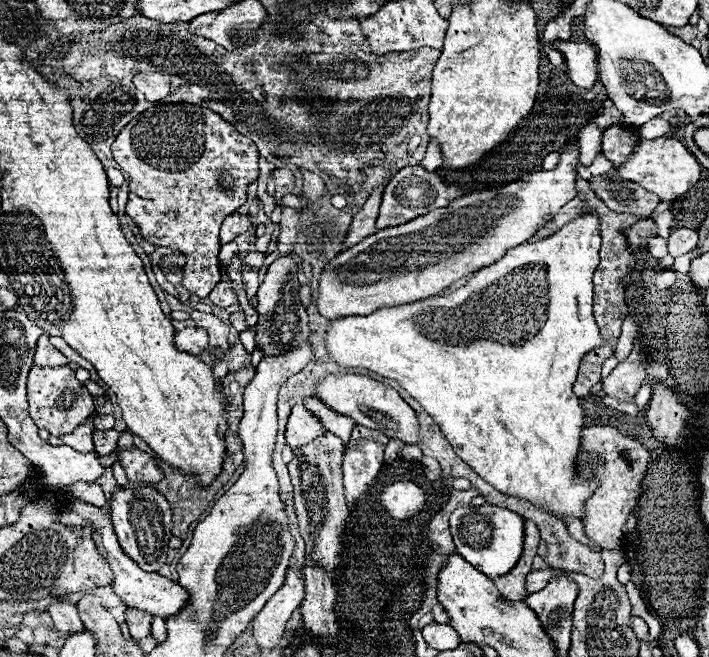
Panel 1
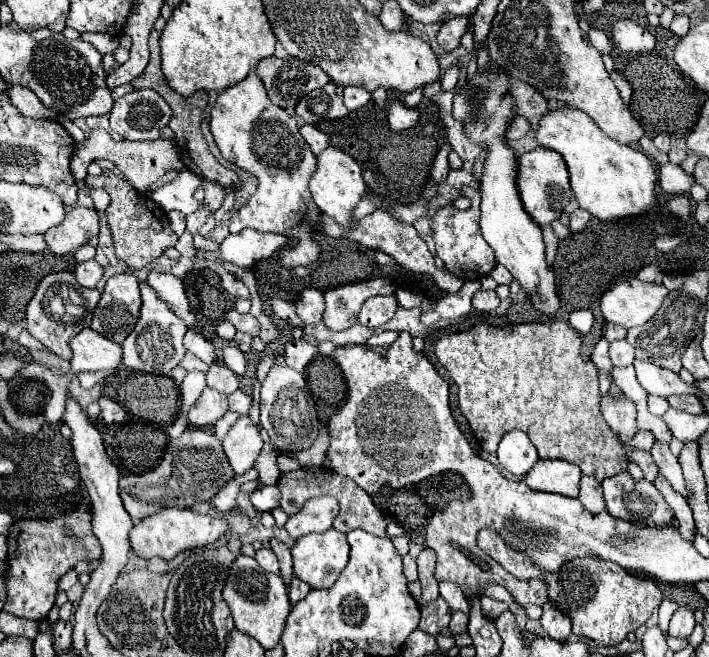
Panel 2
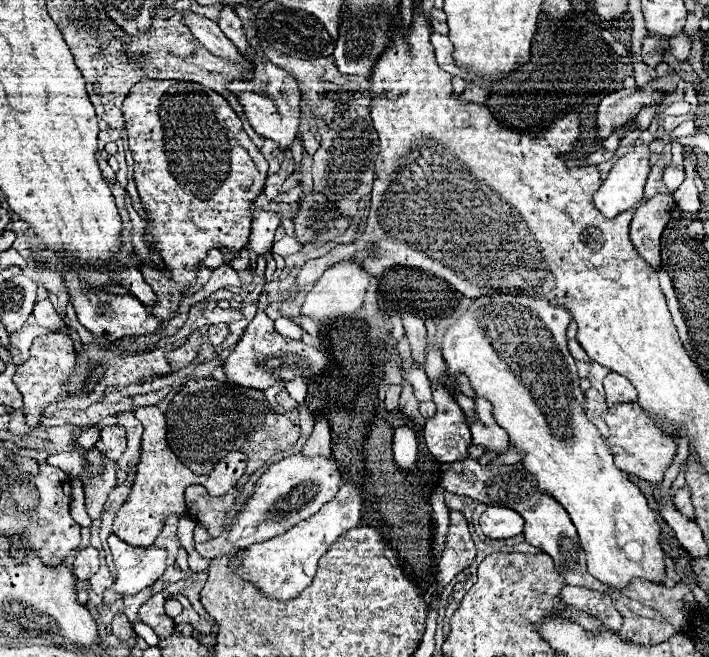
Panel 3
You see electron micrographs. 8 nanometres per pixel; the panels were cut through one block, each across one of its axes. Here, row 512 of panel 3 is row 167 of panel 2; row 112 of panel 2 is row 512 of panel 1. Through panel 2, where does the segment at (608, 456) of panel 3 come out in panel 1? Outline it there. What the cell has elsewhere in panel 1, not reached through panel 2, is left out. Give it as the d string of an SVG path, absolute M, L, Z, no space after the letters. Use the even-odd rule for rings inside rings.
M582 212L568 224L564 224L556 234L550 238L544 238L534 244L520 244L510 248L498 262L478 270L466 286L458 288L452 294L446 296L430 296L418 302L400 304L400 306L388 306L380 308L368 316L346 316L332 322L328 334L326 334L326 348L330 358L334 358L342 366L360 366L368 368L380 376L386 376L390 380L396 380L416 402L422 404L422 408L438 422L442 434L452 444L454 452L488 484L492 484L496 490L504 494L514 494L516 498L526 498L540 510L548 510L548 514L554 514L556 518L584 518L586 500L594 494L598 482L594 478L586 480L578 476L576 470L576 456L580 452L582 444L582 430L584 430L584 410L580 406L578 396L574 394L572 386L578 376L578 364L584 358L584 354L592 348L598 348L604 344L600 330L592 316L592 274L598 266L598 250L600 250L600 236L598 236L598 214Z

